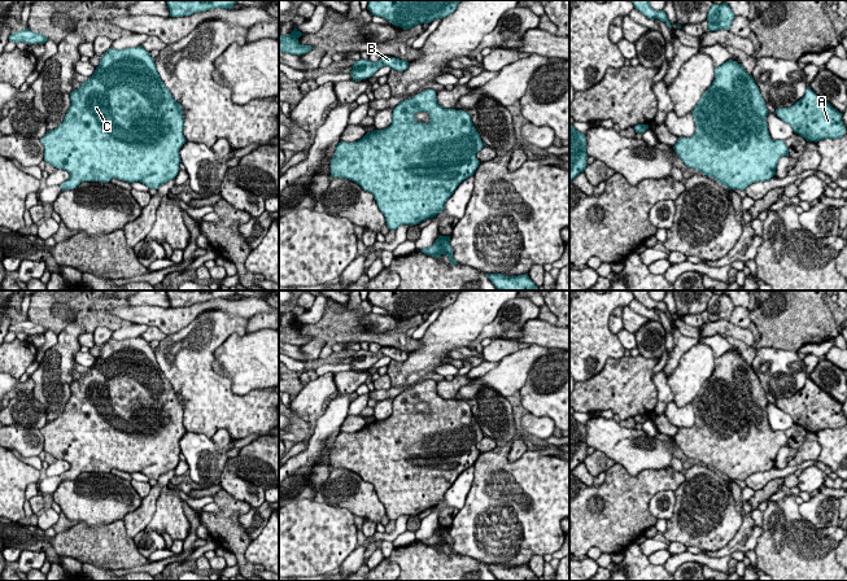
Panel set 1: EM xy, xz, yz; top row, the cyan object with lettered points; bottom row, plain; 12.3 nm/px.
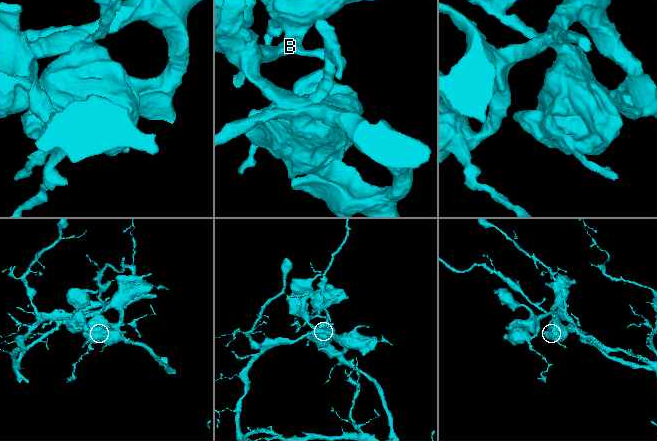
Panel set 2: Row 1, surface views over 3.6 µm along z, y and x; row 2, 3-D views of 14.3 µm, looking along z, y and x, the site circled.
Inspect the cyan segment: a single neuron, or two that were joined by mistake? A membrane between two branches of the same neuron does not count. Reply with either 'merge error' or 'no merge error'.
no merge error

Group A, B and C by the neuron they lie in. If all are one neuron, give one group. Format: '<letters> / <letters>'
A B C

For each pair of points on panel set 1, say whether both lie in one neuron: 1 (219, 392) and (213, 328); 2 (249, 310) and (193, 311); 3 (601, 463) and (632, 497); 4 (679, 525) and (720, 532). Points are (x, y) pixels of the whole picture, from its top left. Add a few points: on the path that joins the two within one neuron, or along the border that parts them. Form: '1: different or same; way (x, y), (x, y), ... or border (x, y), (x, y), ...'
1: same; way (204, 376), (204, 344)
2: same; way (235, 308), (226, 305), (208, 306)
3: different; border (615, 463), (606, 472)
4: same; way (689, 525), (710, 525)

